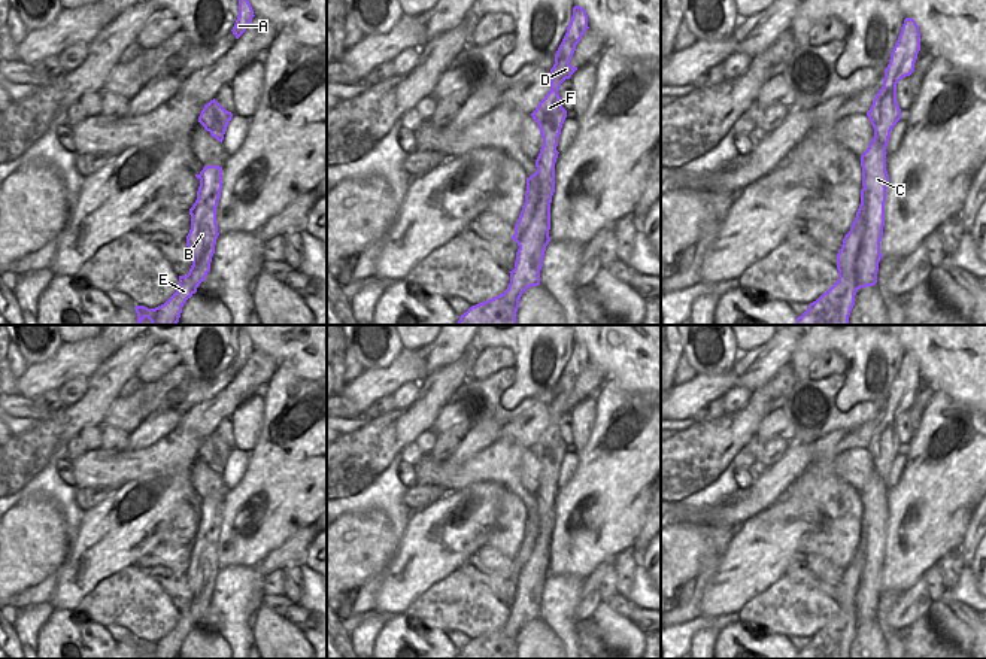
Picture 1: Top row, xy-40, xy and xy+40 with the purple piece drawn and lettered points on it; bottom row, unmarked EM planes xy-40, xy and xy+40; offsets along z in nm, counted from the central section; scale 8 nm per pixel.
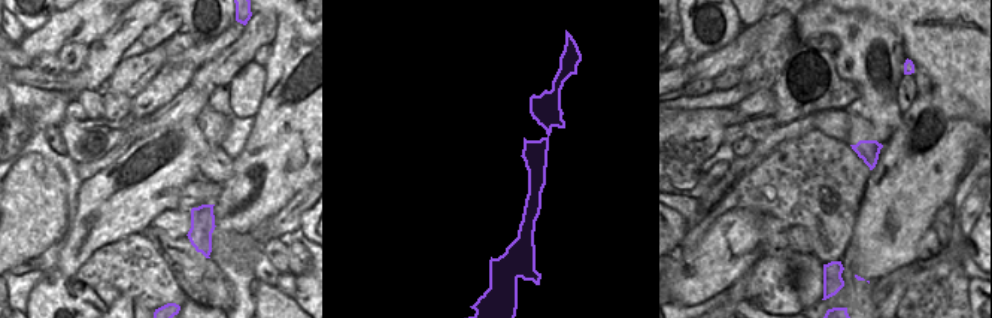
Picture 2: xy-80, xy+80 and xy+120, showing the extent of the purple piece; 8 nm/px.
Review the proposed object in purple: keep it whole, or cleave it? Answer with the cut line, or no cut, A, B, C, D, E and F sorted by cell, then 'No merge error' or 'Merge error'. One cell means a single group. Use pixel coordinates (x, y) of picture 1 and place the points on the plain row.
No split. Groups: A B C D E F. No merge error

